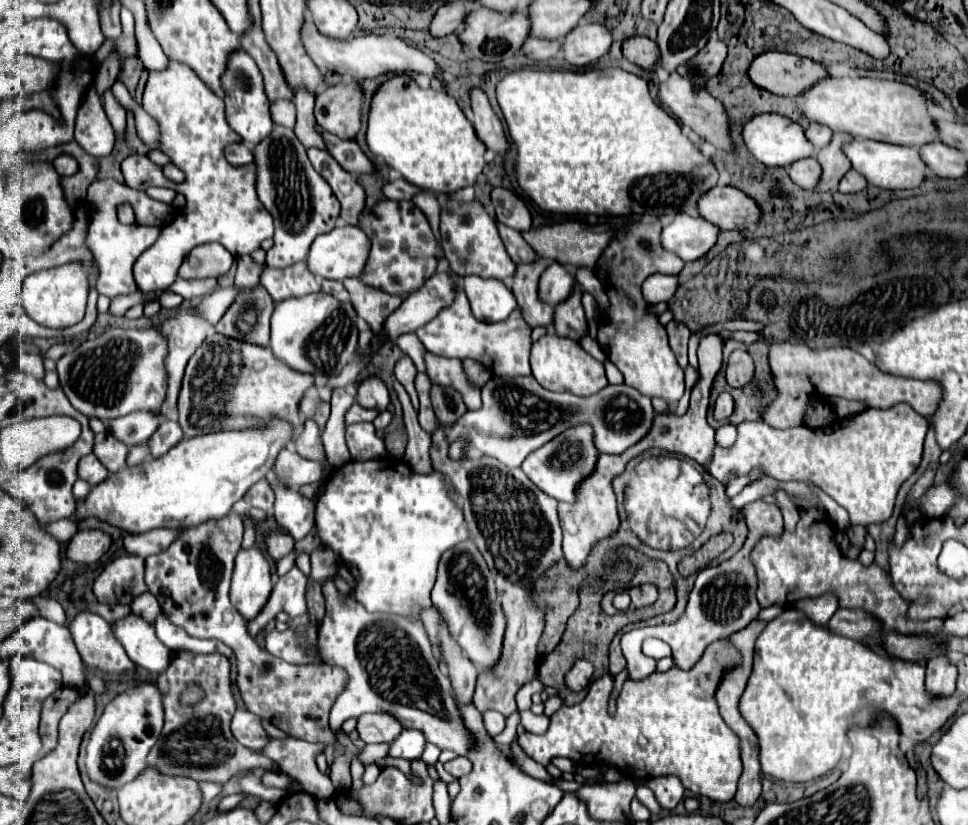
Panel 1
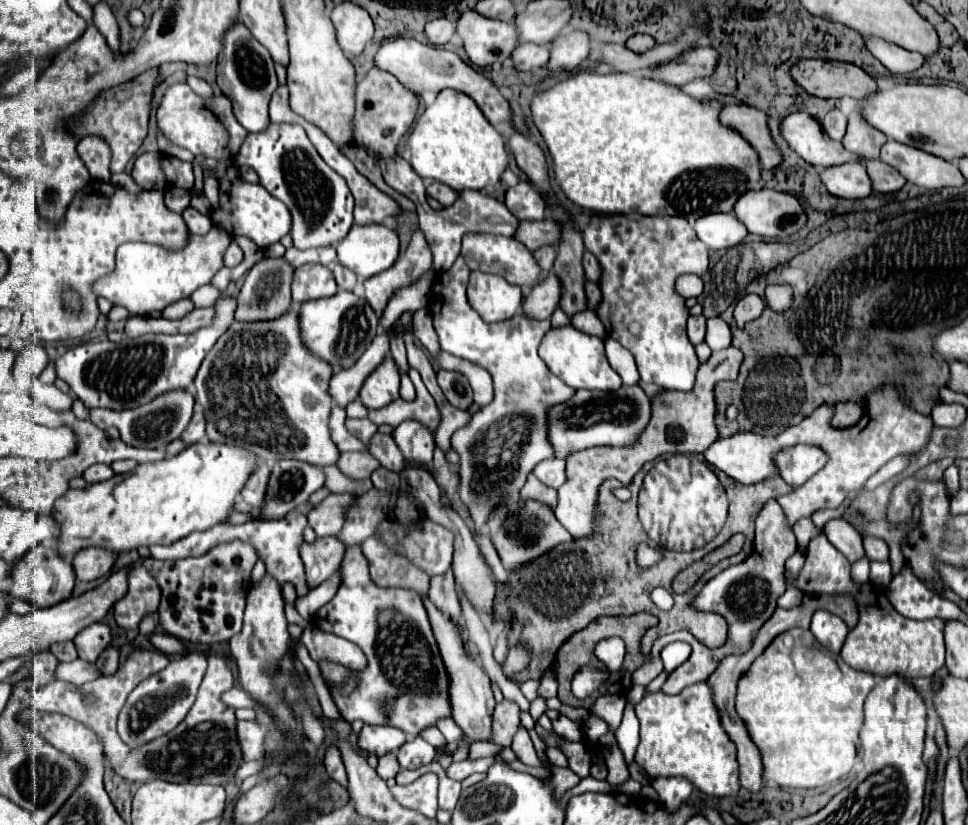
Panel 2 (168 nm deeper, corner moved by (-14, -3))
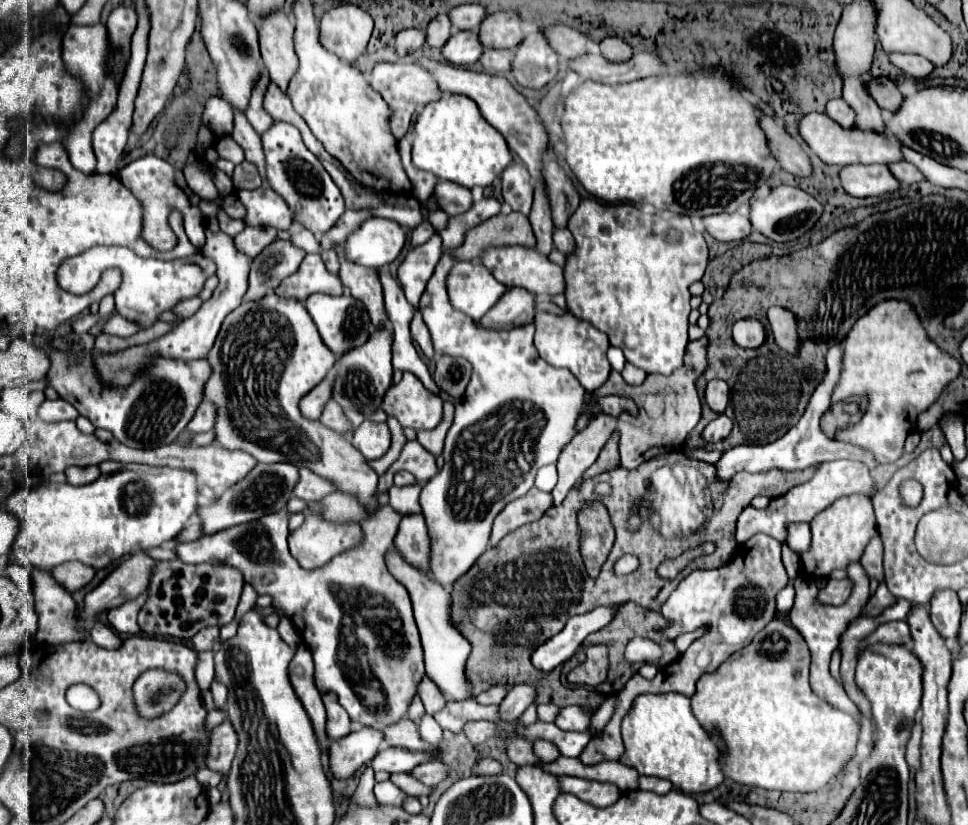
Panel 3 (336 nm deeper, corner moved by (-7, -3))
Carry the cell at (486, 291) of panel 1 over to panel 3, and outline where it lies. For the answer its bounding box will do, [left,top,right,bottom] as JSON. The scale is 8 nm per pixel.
[446,261,506,321]

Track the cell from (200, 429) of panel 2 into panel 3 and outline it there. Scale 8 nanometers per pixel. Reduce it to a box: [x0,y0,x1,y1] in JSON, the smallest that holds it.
[188,401,216,433]

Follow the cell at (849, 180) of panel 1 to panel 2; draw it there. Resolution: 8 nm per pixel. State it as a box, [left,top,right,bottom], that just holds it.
[867,159,905,193]

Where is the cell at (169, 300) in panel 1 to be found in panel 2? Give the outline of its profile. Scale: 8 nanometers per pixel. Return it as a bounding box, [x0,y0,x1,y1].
[189,285,221,307]

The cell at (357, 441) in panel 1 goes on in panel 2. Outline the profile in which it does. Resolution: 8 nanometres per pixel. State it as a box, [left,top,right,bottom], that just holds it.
[347,419,377,447]

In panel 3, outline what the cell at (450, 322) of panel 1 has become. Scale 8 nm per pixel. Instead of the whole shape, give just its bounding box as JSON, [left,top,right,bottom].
[420,255,586,585]

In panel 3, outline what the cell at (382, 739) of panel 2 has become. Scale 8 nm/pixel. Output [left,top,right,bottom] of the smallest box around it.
[328,727,384,779]

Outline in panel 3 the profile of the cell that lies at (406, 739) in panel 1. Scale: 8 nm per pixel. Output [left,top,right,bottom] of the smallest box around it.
[372,747,428,773]

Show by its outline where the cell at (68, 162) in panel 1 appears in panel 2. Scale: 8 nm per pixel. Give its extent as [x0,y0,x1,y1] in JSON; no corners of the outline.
[77,137,111,181]

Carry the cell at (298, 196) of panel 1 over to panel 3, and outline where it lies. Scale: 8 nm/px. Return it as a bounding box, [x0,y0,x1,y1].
[262,123,344,235]

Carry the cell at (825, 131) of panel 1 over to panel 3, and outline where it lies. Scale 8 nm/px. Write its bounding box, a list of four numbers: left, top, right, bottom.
[826,99,856,127]

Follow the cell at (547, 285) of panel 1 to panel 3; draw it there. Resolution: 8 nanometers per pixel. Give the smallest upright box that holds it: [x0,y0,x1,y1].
[474,287,534,329]

